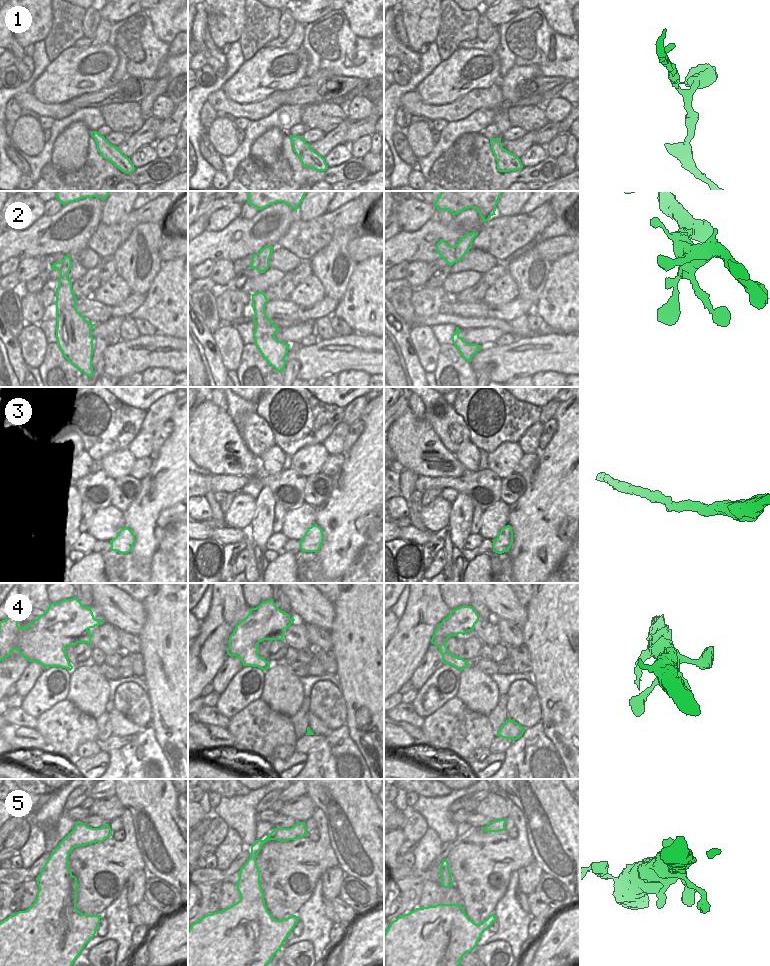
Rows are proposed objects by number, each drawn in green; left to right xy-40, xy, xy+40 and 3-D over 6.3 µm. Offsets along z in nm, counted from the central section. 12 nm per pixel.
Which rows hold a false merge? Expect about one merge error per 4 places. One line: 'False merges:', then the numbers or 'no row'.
False merges: no row

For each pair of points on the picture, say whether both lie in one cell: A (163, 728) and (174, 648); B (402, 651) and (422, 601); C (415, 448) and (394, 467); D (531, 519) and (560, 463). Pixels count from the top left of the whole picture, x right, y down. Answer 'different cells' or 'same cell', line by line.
A: same cell
B: same cell
C: different cells
D: same cell

